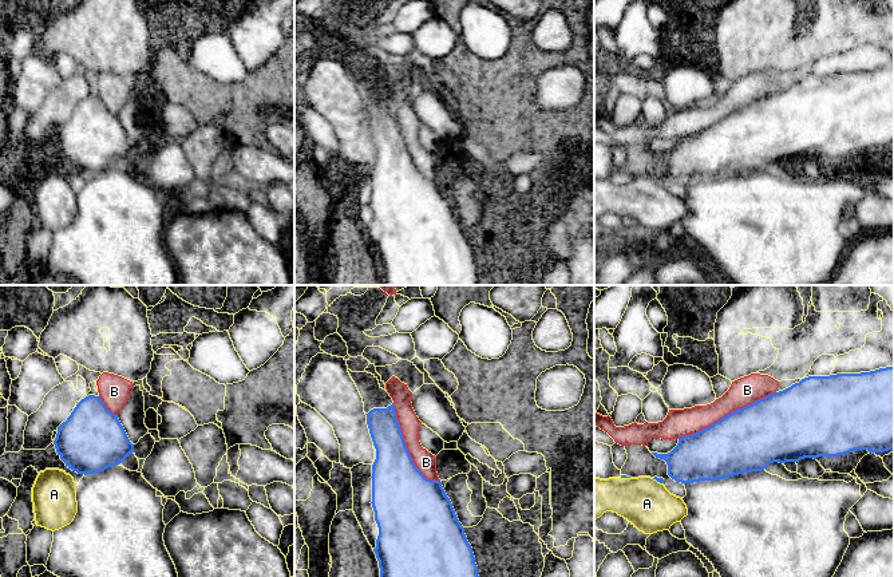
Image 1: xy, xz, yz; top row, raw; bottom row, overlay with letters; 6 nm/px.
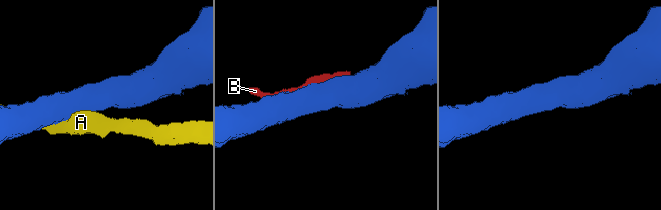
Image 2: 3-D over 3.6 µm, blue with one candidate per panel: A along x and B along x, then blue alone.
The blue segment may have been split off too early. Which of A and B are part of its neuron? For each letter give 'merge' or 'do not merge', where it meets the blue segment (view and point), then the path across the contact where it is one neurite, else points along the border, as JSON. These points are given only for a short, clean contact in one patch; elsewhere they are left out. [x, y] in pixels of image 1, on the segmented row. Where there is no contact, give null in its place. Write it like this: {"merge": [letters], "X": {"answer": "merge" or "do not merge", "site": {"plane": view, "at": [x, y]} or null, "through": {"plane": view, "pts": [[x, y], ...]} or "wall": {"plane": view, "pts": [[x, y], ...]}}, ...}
{"merge": [], "A": {"answer": "do not merge", "site": {"plane": "yz", "at": [657, 481]}}, "B": {"answer": "do not merge", "site": {"plane": "yz", "at": [726, 415]}}}

